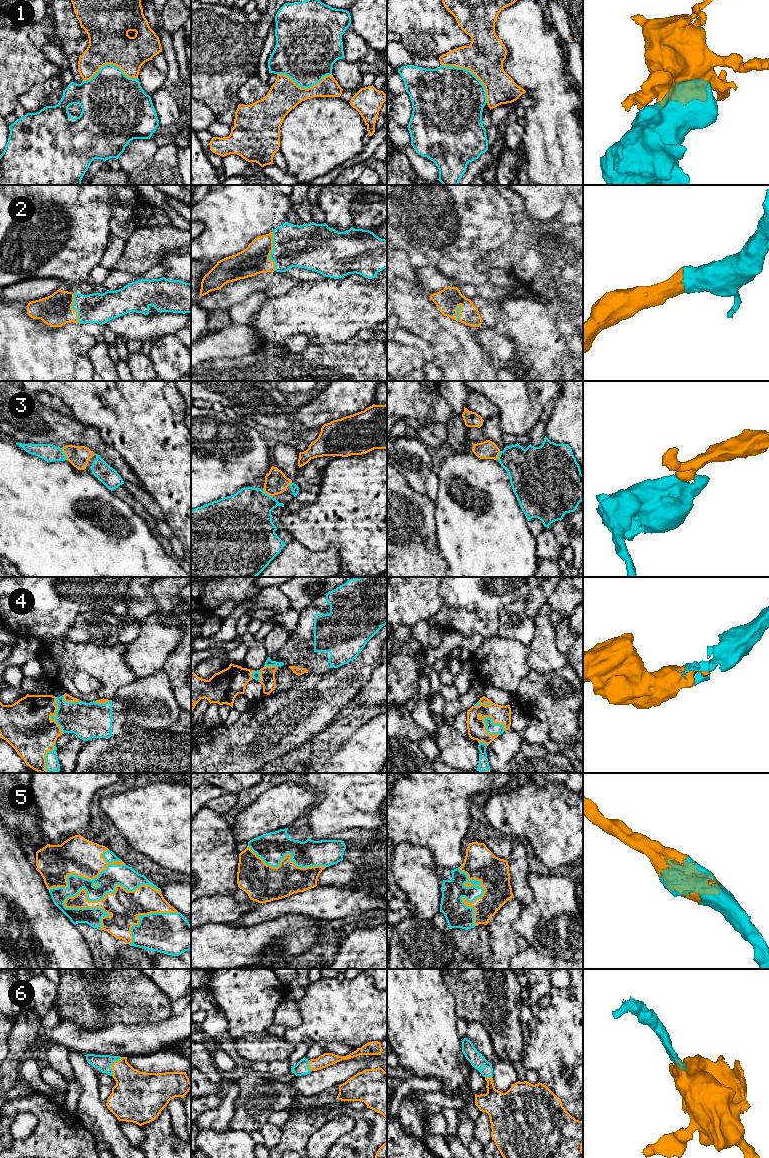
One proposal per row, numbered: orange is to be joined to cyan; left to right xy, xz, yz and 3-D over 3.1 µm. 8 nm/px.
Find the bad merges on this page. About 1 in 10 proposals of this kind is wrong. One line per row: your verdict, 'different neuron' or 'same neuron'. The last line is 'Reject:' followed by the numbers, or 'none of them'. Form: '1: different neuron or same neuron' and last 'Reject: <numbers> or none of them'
1: different neuron
2: same neuron
3: same neuron
4: same neuron
5: same neuron
6: same neuron
Reject: 1

